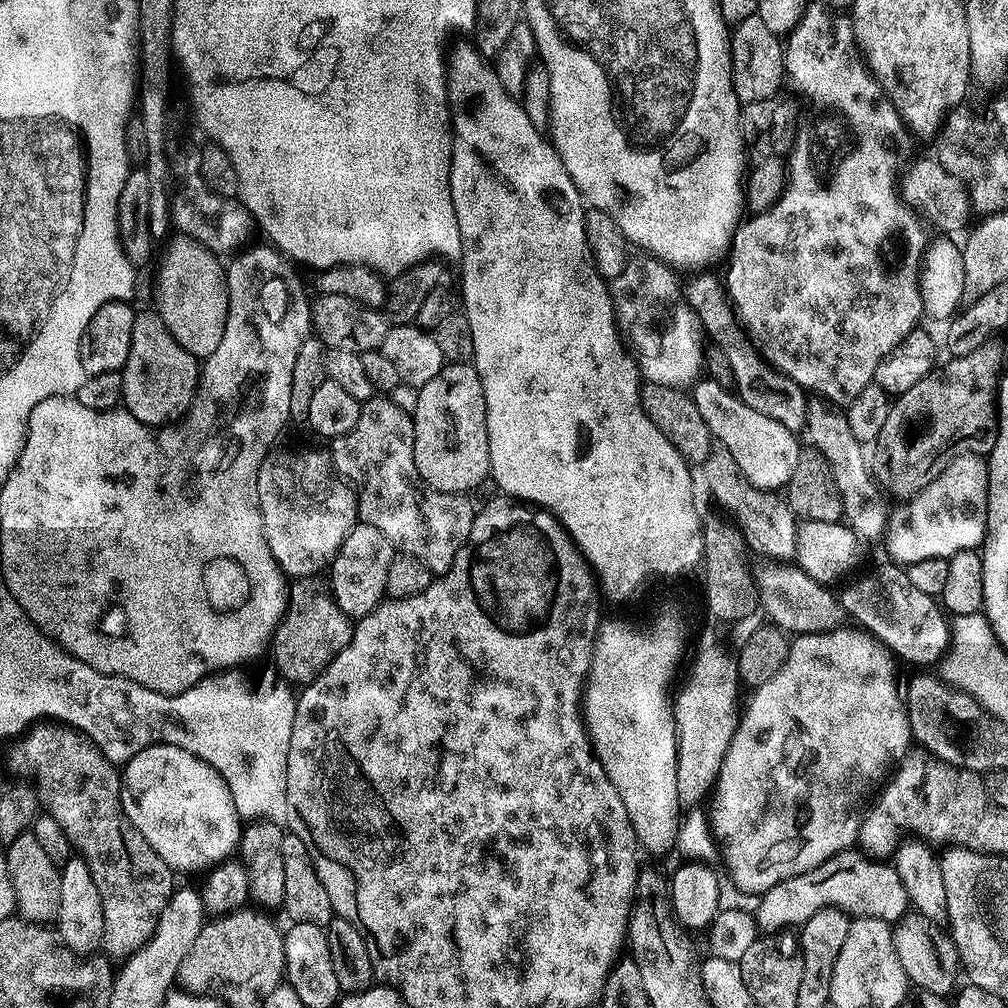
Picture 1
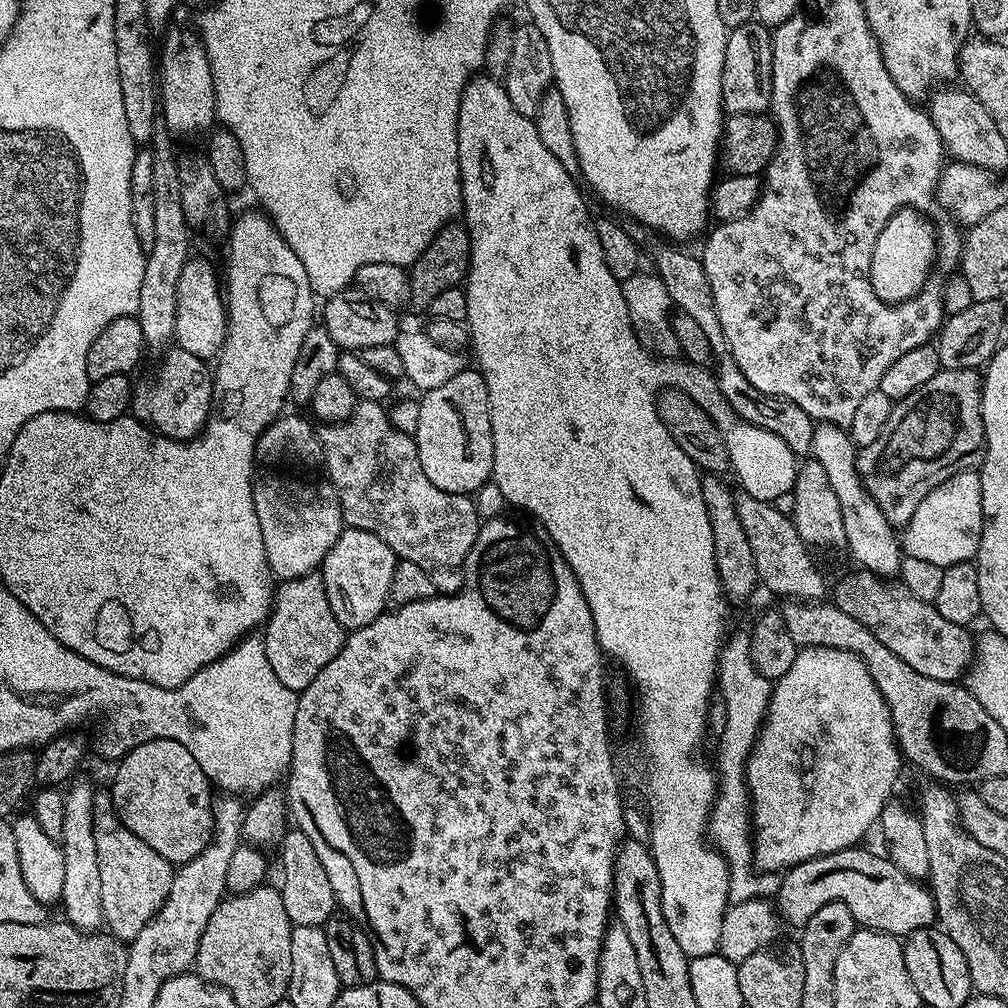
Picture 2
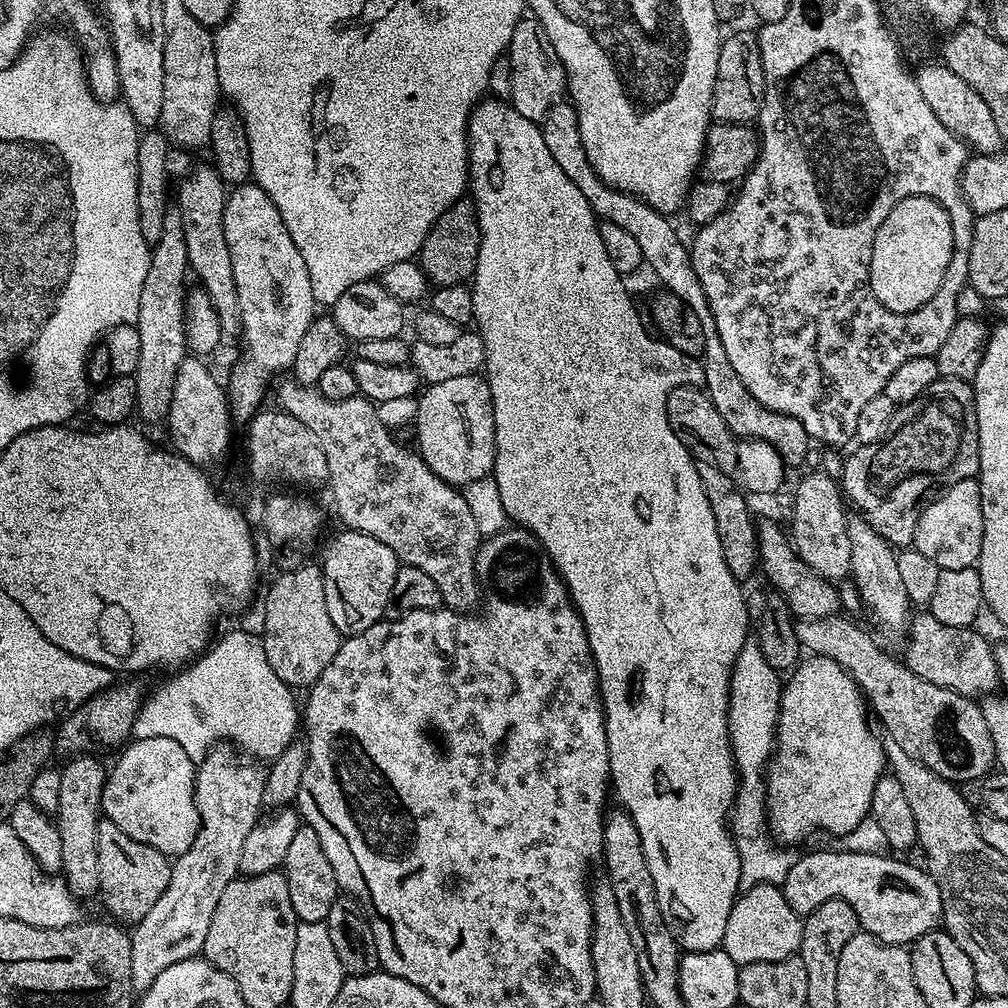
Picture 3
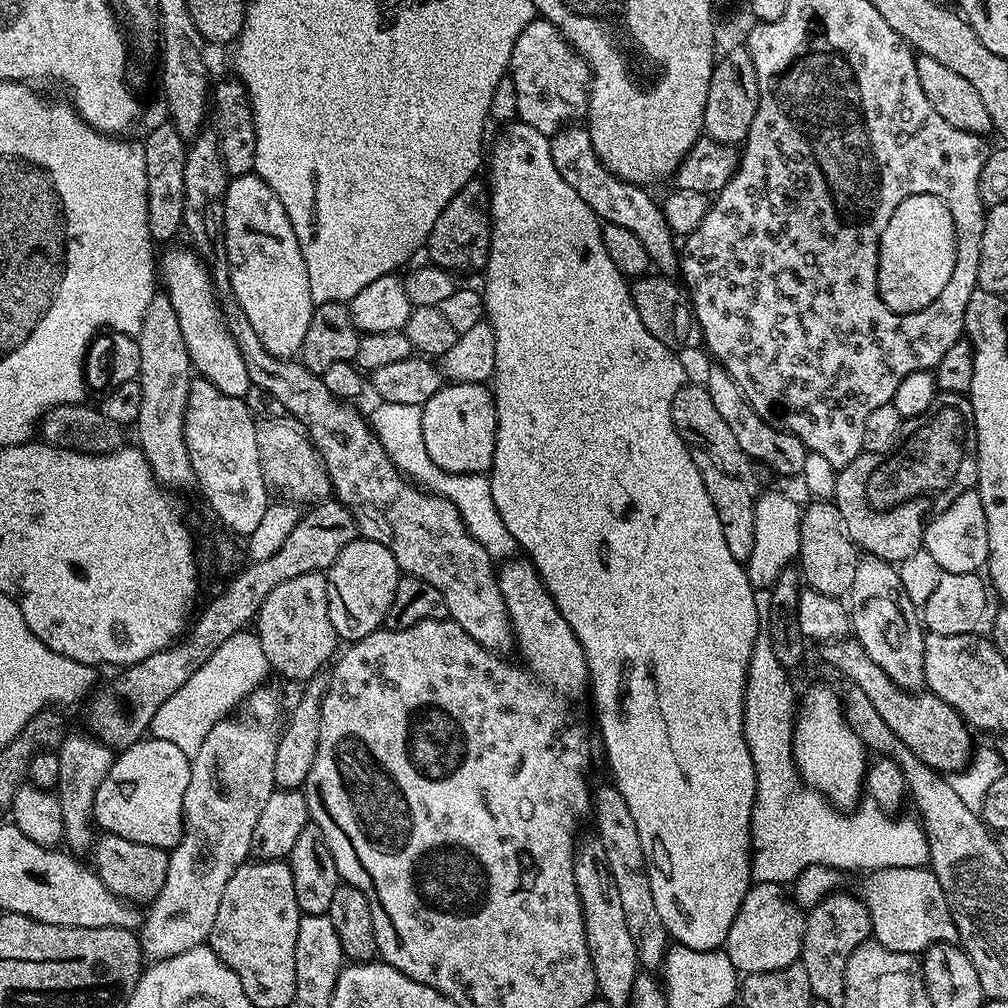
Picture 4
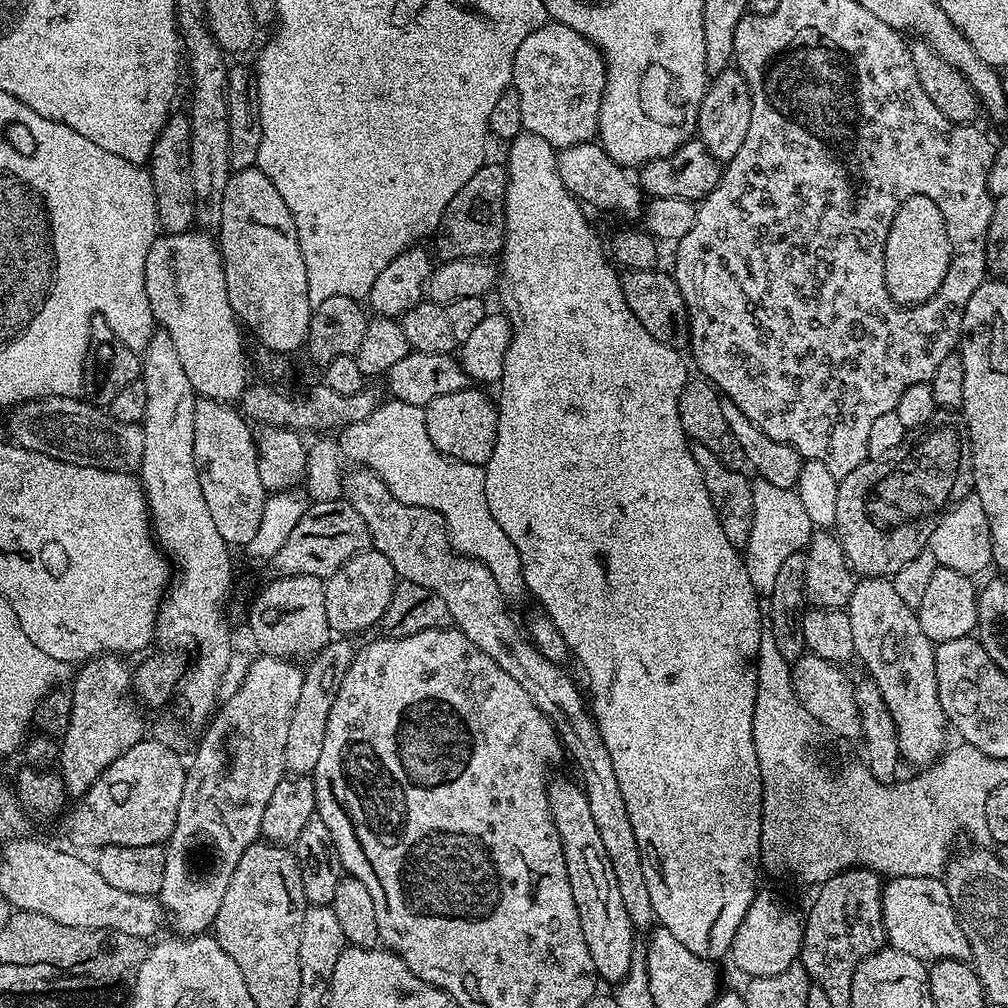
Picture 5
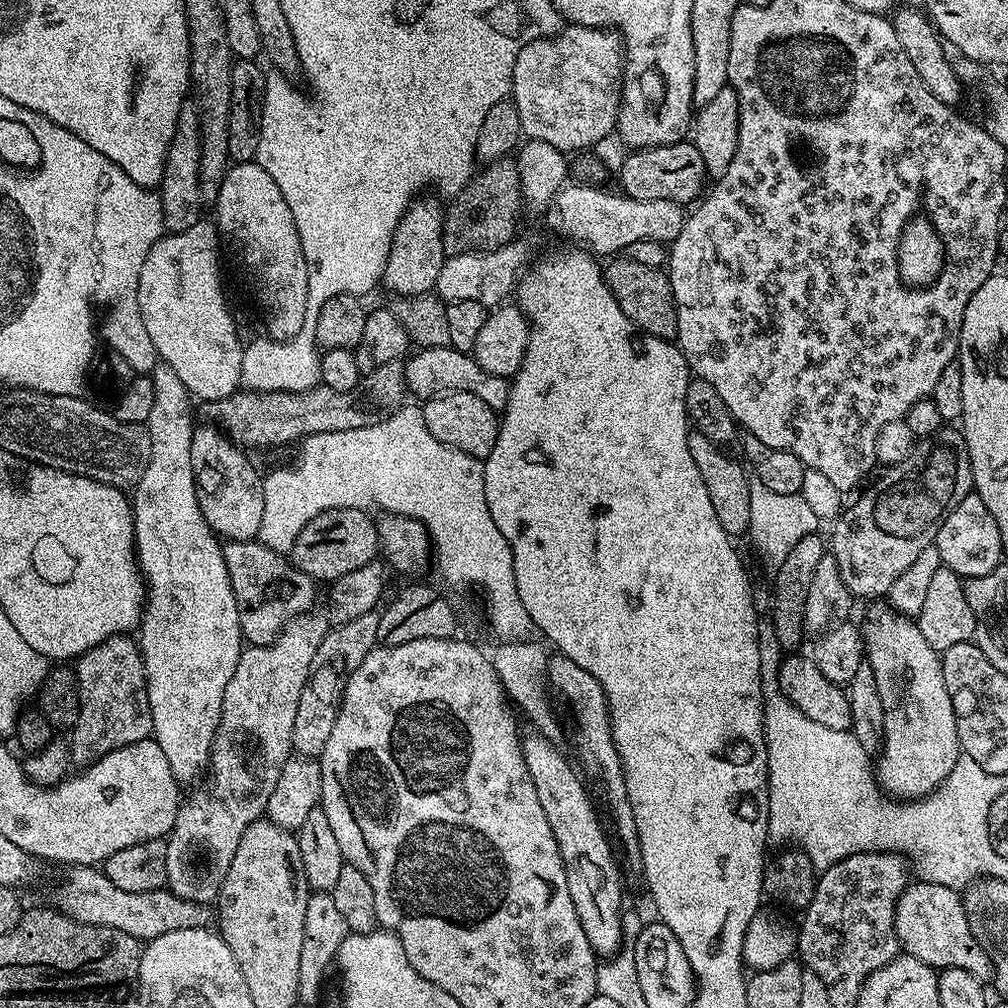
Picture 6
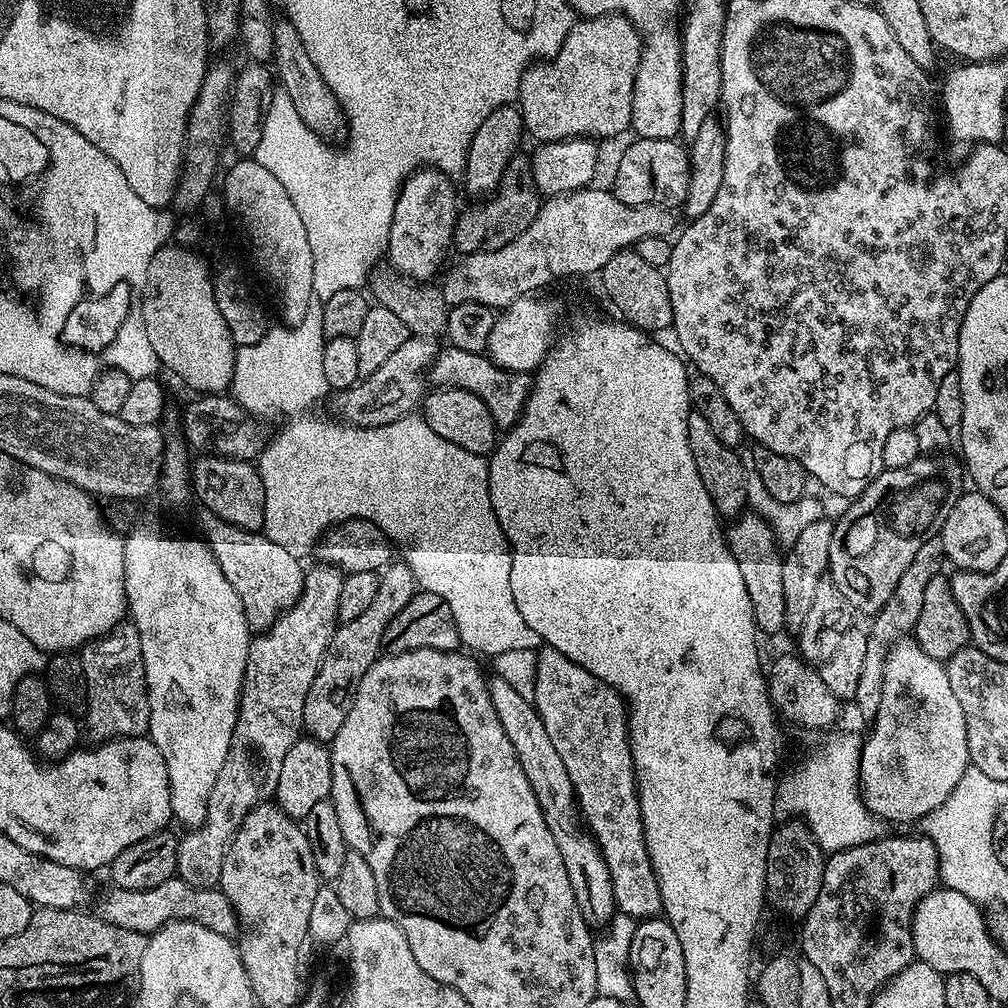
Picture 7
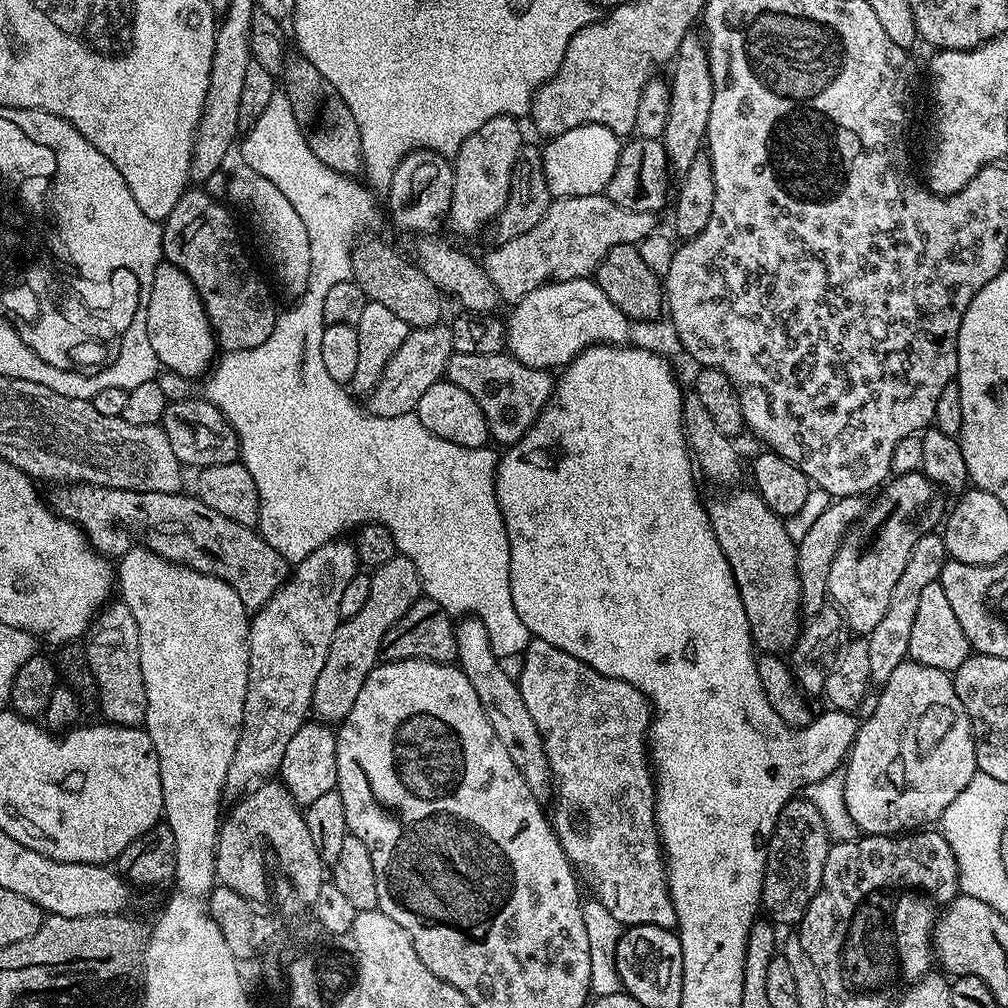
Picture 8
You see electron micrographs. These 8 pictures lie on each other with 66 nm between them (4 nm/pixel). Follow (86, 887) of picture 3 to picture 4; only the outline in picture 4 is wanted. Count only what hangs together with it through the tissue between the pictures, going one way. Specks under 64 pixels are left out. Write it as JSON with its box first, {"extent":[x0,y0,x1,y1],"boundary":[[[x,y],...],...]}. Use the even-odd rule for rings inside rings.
{"extent":[55,735,114,854],"boundary":[[[65,735],[58,749],[58,780],[55,786],[56,797],[62,806],[62,822],[64,823],[64,844],[72,854],[81,854],[93,847],[94,844],[94,798],[98,786],[106,778],[114,759],[113,749],[95,735],[72,736]]]}

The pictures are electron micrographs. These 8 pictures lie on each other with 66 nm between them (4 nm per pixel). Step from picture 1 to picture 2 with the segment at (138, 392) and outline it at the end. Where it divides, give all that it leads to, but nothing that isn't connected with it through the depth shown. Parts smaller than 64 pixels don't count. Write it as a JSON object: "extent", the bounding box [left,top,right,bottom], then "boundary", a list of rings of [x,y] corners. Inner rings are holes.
{"extent":[131,346,213,440],"boundary":[[[179,346],[169,347],[164,354],[156,381],[145,388],[135,389],[131,415],[151,426],[161,436],[169,436],[171,440],[193,440],[212,414],[213,373],[205,361],[194,358],[194,354],[186,354],[186,350]]]}

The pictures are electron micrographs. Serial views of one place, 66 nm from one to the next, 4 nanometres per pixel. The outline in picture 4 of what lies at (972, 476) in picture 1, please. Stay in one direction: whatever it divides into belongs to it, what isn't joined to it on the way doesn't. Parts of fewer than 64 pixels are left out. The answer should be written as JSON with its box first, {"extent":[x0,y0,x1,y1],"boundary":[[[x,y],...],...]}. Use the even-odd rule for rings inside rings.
{"extent":[922,490,988,574],"boundary":[[[973,490],[963,492],[946,510],[931,517],[924,531],[922,545],[938,562],[941,572],[950,574],[979,573],[988,562],[988,531],[986,530],[986,510],[982,510],[980,493]]]}

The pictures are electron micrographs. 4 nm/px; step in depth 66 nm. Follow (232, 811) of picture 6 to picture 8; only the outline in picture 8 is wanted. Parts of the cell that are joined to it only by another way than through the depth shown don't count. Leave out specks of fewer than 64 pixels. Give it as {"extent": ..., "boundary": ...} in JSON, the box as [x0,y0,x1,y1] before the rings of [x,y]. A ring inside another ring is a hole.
{"extent":[224,538,361,798],"boundary":[[[337,538],[326,546],[318,546],[314,554],[310,554],[291,569],[288,579],[270,602],[251,617],[248,625],[248,689],[244,703],[244,721],[234,758],[230,758],[224,783],[225,797],[239,798],[261,783],[262,778],[275,777],[279,773],[282,754],[286,754],[290,738],[294,738],[294,734],[298,734],[298,730],[309,719],[314,682],[318,682],[318,674],[322,674],[322,666],[326,666],[330,642],[334,642],[334,634],[342,619],[342,593],[346,586],[350,586],[361,567],[355,543],[348,541],[347,544],[346,541],[347,539]]]}

